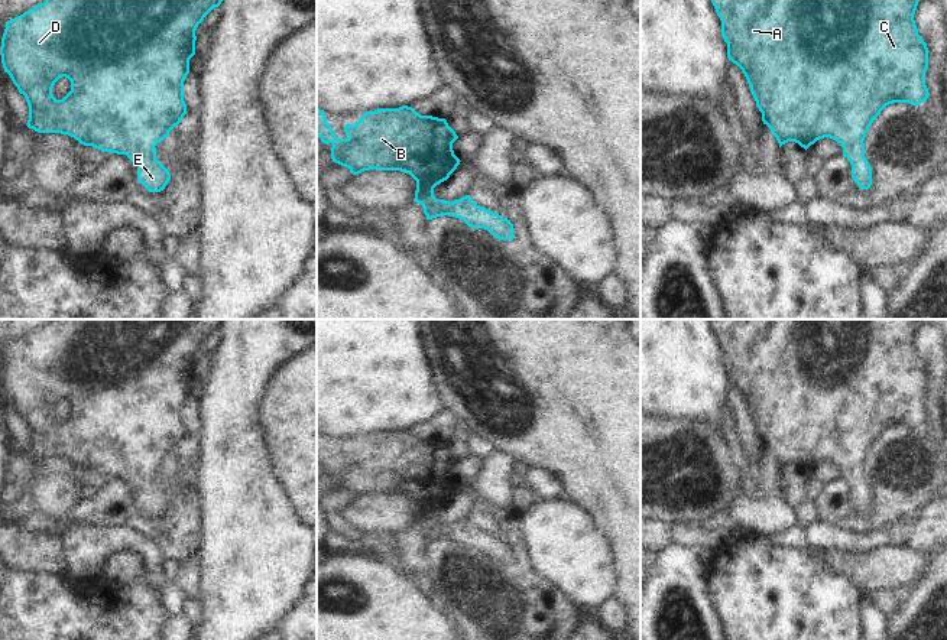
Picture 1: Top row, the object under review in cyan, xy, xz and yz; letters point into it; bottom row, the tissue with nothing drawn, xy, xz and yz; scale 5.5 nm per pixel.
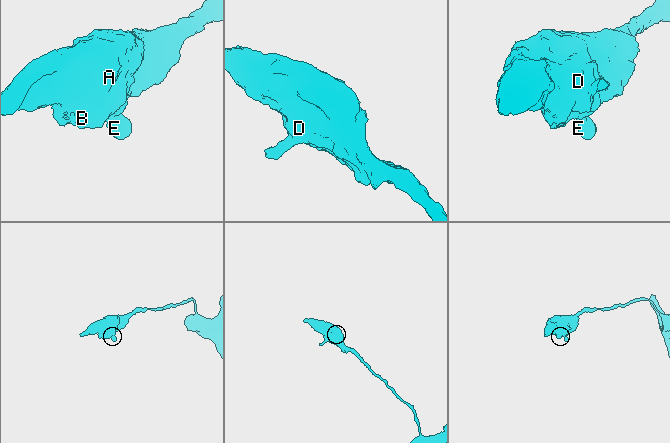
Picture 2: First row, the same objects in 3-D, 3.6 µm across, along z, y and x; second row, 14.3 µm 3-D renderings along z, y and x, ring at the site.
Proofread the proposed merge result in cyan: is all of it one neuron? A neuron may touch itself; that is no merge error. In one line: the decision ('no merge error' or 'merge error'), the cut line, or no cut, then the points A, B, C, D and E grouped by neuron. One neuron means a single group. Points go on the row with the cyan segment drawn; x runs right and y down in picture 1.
no merge error; no cut; A B C D E

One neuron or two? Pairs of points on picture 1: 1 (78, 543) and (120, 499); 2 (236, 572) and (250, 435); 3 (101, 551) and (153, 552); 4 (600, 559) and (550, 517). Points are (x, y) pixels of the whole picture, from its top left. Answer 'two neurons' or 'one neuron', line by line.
1: two neurons
2: one neuron
3: one neuron
4: one neuron

